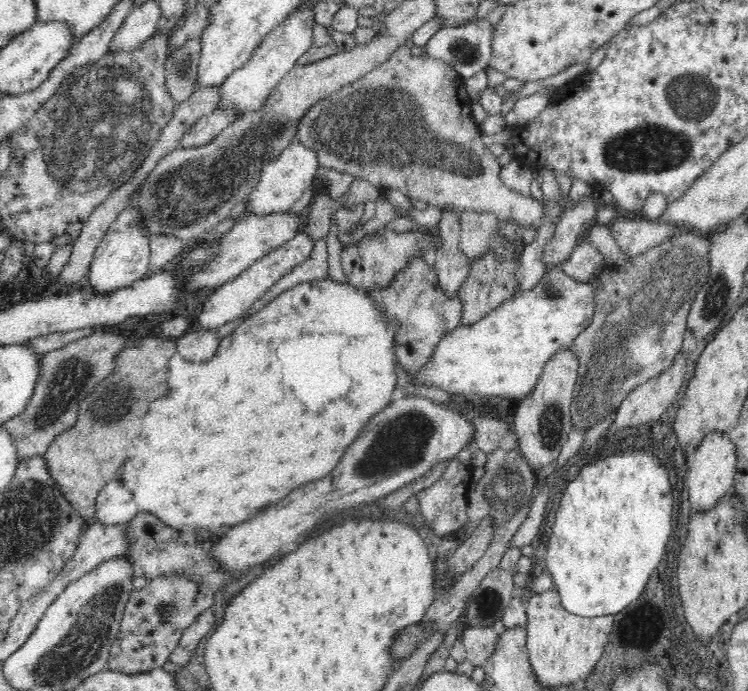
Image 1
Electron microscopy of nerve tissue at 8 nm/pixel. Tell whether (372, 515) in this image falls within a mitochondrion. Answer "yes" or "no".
no

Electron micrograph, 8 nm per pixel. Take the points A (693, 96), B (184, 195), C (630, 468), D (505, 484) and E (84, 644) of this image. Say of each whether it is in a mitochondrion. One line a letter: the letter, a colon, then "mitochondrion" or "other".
A: mitochondrion
B: mitochondrion
C: other
D: mitochondrion
E: mitochondrion

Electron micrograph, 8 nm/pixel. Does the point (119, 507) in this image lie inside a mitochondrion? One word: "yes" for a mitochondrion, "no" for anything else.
no

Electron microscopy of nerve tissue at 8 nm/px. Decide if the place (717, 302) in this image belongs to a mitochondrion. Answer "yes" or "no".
yes

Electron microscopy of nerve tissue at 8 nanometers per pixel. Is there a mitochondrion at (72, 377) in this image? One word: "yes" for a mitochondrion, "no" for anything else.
yes

